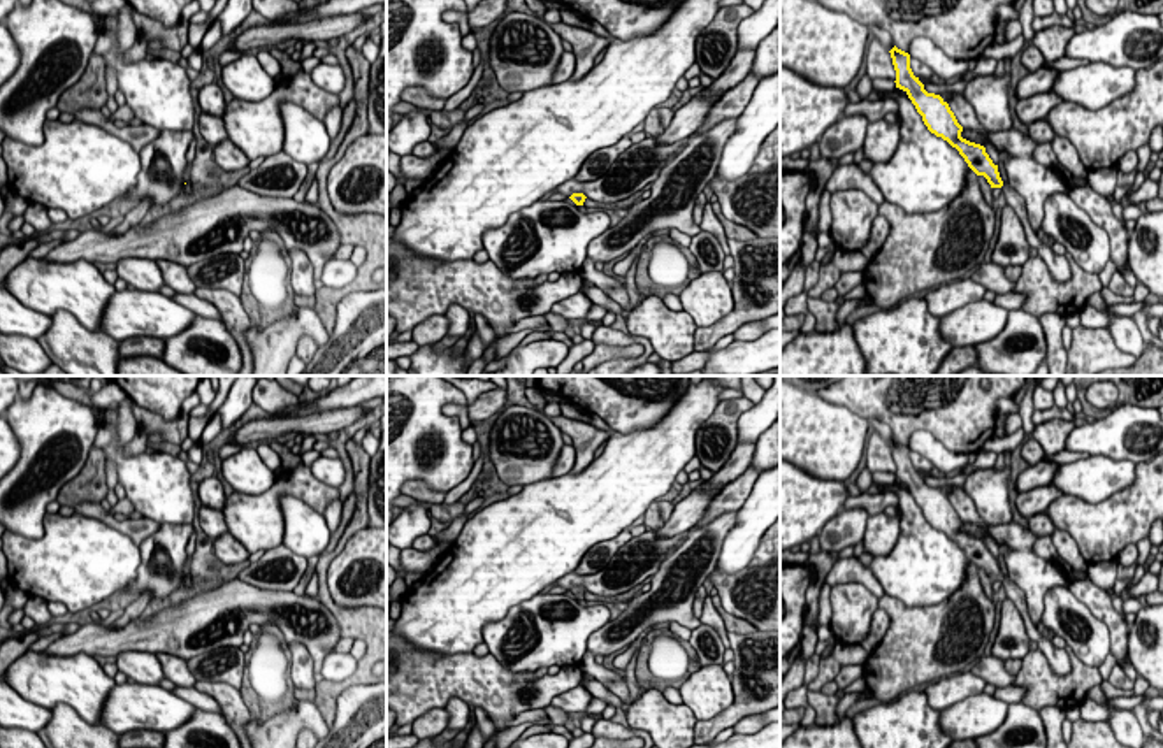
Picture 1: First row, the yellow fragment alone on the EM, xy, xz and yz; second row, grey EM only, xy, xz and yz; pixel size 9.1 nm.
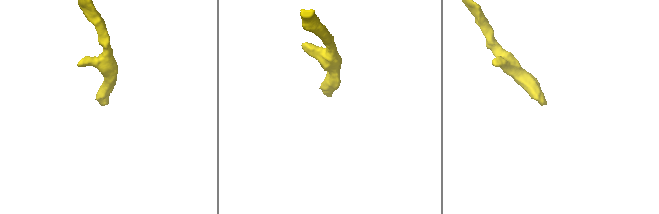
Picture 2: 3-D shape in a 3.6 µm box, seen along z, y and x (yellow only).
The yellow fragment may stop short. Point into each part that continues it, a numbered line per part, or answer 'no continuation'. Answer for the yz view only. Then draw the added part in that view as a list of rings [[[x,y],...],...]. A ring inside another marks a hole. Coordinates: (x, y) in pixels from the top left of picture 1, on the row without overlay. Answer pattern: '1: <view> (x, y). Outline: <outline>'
1: yz (1060, 662). Outline: [[[1003,576],[1003,588],[1007,597],[1015,604],[1026,623],[1026,632],[1038,650],[1047,657],[1051,669],[1056,676],[1066,676],[1072,671],[1070,657],[1065,648],[1056,648],[1051,636],[1038,630],[1038,625],[1029,618],[1024,592],[1008,578]]]

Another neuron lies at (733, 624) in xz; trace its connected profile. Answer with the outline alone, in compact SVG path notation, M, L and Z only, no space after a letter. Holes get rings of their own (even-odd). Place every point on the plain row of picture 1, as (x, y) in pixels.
M719 595L712 597L712 602L713 602L715 609L719 611L719 615L722 616L727 632L734 632L734 634L757 632L757 629L750 622L745 622L743 618L729 615L722 608L722 602L720 602Z

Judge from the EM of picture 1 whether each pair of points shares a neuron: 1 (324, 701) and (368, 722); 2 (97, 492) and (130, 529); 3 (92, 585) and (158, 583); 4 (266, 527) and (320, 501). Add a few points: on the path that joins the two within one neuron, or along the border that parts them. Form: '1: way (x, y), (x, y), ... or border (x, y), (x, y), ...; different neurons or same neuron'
1: border (368, 683), (352, 683), (338, 697), (334, 712); different neurons
2: border (99, 501), (83, 501), (74, 508); different neurons
3: border (139, 546), (137, 575), (122, 590); different neurons
4: way (266, 508), (281, 489), (301, 489); same neuron

